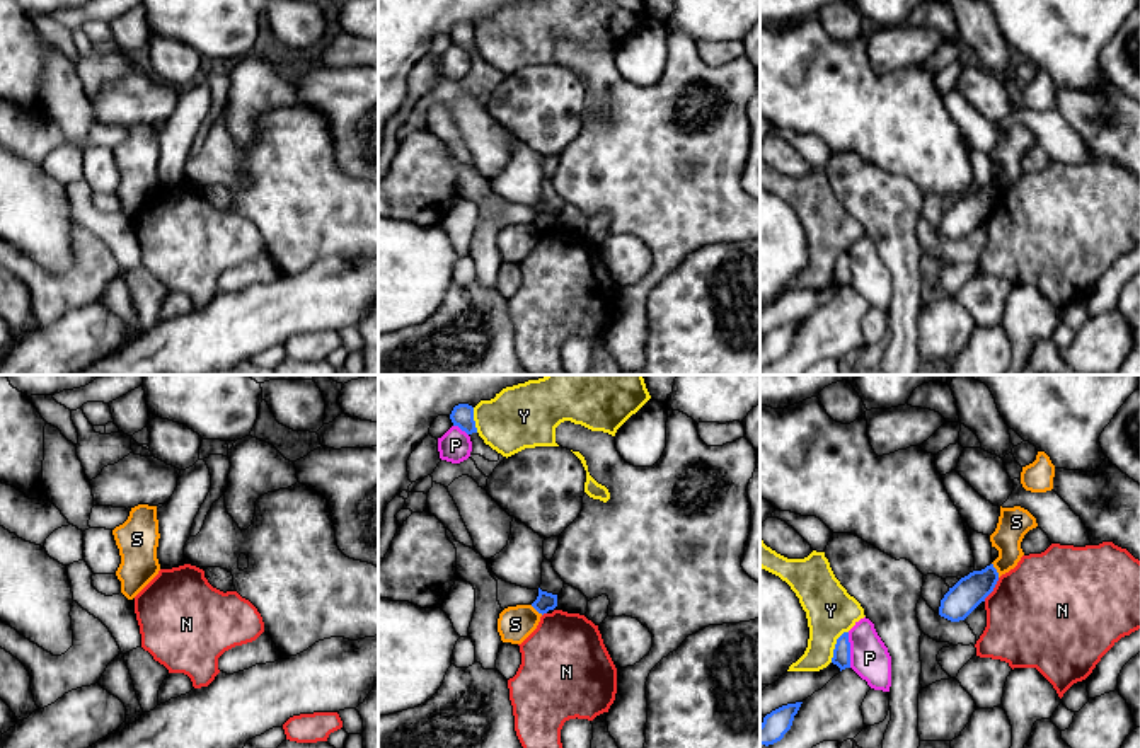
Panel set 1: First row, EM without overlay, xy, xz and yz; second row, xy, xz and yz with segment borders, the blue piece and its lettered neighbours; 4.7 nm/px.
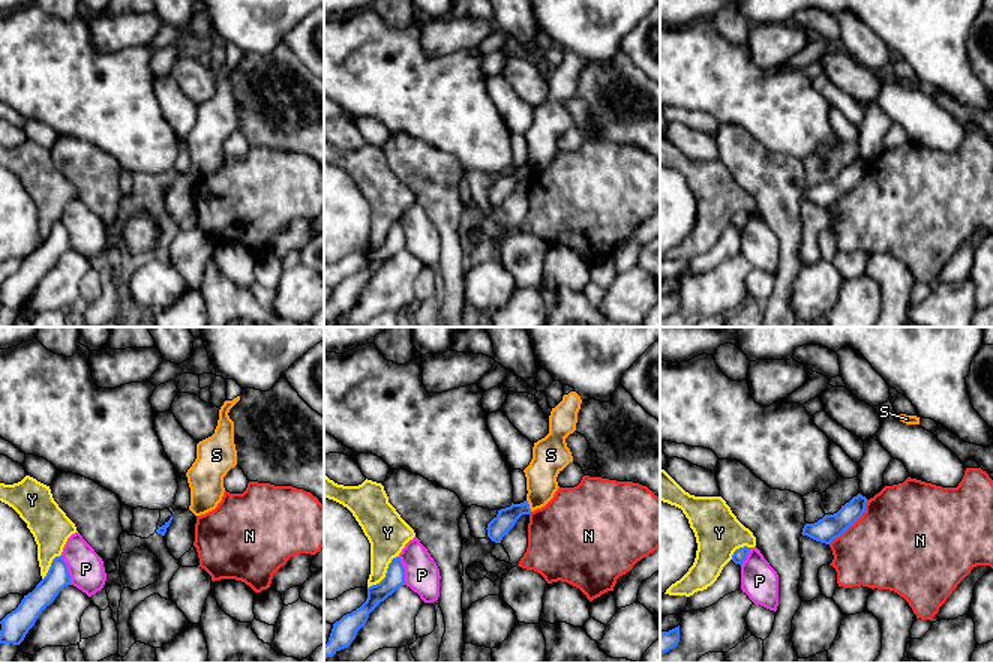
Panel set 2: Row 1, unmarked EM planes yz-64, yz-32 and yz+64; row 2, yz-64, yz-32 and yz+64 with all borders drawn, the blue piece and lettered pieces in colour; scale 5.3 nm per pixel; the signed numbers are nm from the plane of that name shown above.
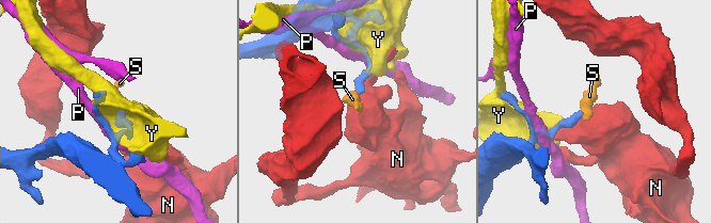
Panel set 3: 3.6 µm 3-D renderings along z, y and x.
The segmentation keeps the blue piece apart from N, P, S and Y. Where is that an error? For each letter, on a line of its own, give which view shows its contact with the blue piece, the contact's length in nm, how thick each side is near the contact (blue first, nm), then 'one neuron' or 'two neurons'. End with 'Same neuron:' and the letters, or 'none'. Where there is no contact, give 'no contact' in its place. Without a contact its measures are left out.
N: meets blue in yz; contact 130 nm long; 150 nm thick on the blue side, 500 nm on the other; two neurons
P: meets blue in yz; contact 170 nm long; 80 nm thick on the blue side, 190 nm on the other; two neurons
S: meets blue in yz; contact 80 nm long; 150 nm thick on the blue side, 150 nm on the other; two neurons
Y: meets blue in yz; contact 170 nm long; 80 nm thick on the blue side, 240 nm on the other; two neurons
Same neuron: none

